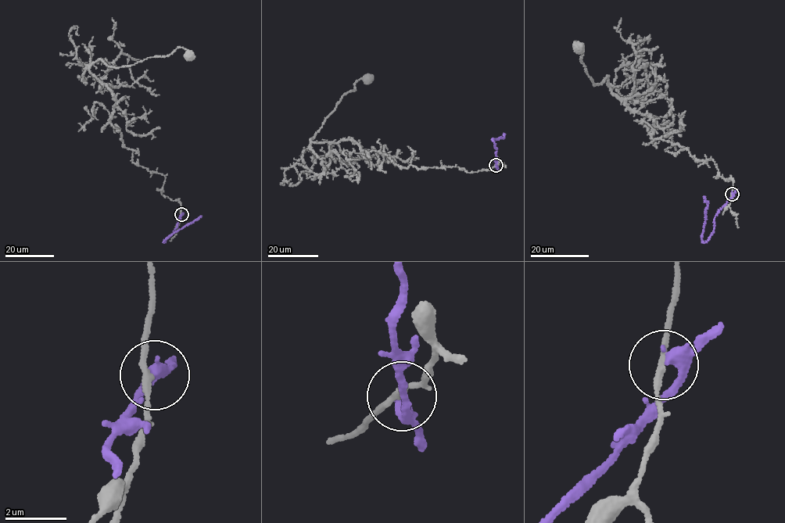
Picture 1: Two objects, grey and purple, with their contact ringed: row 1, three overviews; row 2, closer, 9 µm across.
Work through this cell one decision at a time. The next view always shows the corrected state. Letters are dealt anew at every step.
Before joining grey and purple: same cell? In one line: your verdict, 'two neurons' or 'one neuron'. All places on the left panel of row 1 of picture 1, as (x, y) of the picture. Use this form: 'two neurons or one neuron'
two neurons

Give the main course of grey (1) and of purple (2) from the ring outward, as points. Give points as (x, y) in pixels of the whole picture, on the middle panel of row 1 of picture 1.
1: (496, 165), (468, 172), (406, 168), (374, 151), (365, 157), (351, 140), (312, 142), (345, 94), (367, 77)
2: (496, 165), (496, 150), (492, 138), (503, 138), (504, 133)

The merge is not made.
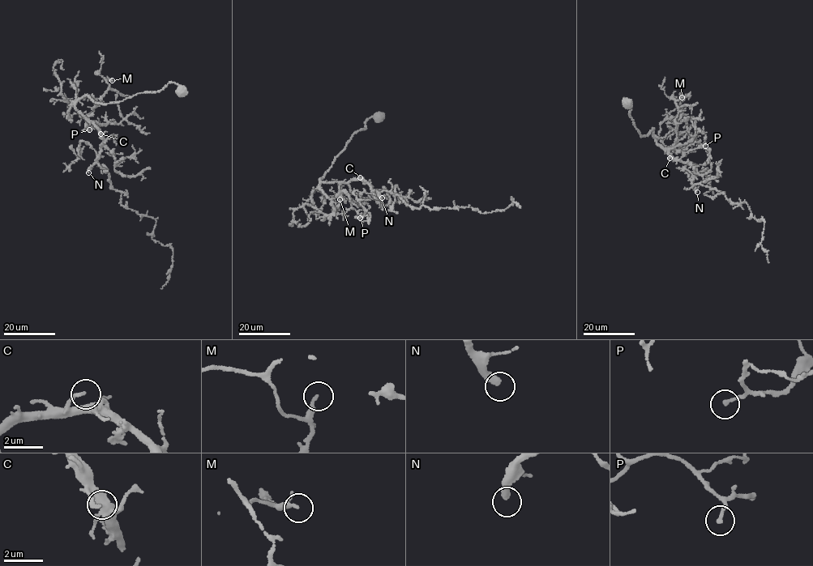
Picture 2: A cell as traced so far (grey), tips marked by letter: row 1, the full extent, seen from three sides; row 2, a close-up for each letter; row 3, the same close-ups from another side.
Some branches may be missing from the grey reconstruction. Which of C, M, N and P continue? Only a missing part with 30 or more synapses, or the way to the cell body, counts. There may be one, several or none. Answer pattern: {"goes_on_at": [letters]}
{"goes_on_at": ["N"]}

